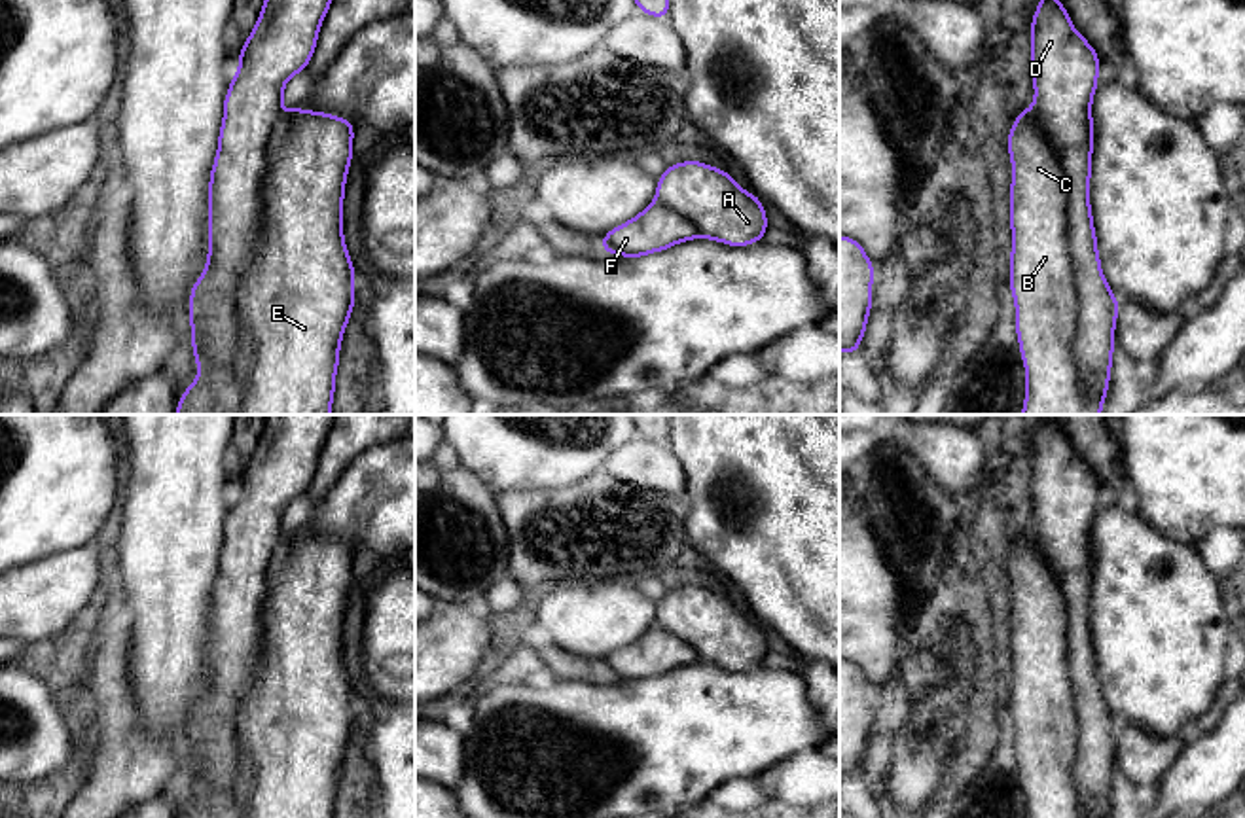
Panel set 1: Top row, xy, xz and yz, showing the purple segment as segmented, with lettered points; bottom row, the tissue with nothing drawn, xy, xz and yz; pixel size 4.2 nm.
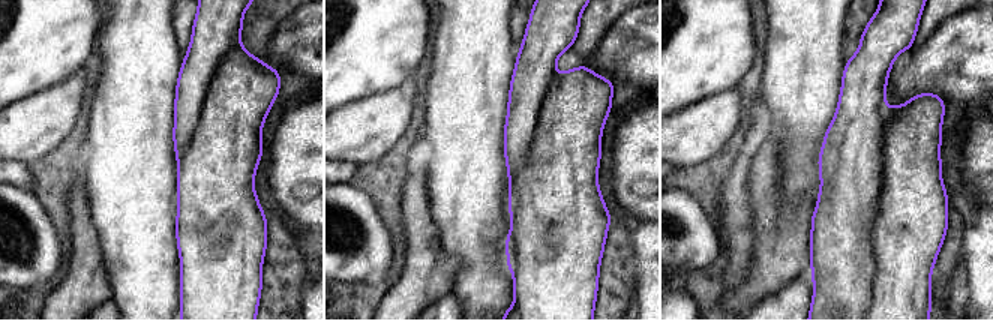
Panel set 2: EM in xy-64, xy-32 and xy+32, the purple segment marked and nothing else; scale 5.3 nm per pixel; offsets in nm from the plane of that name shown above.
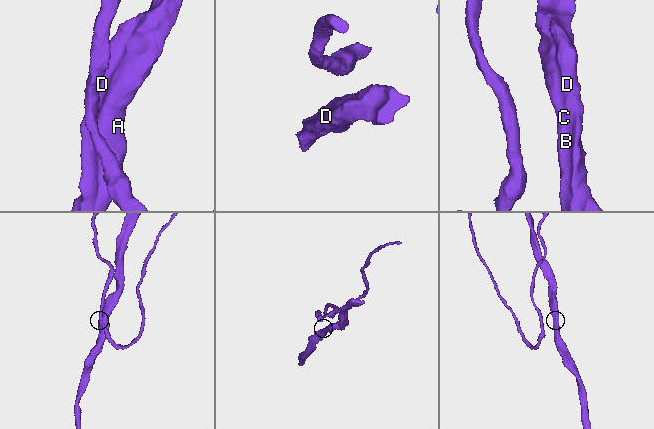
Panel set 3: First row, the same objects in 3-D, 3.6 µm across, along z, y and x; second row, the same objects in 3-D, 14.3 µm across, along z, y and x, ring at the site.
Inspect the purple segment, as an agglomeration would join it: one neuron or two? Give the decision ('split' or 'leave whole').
leave whole

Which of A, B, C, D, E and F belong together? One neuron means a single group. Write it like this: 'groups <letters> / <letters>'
groups A B C D E F

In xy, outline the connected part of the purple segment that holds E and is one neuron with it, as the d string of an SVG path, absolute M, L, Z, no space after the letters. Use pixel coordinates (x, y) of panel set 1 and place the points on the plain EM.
M267 415L239 479L208 608L208 682L189 718L197 803L184 818L334 818L339 771L354 731L354 691L343 665L343 619L352 583L349 543L294 532L282 536L286 506L307 494L335 415Z

